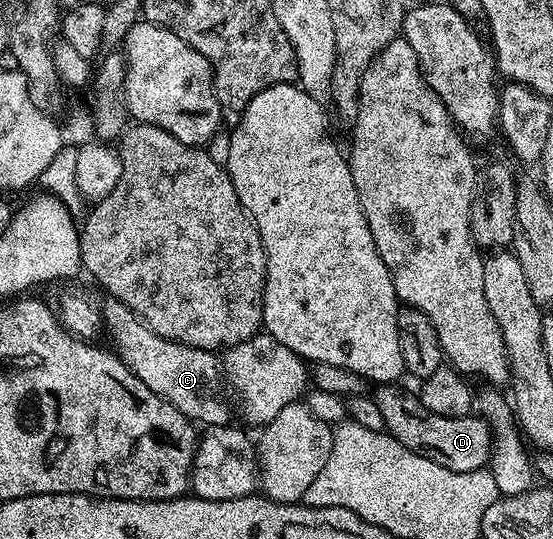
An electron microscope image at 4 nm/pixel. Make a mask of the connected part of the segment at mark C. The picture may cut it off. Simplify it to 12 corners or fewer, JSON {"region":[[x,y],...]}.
{"region":[[102,306],[115,353],[201,427],[233,421],[213,351]]}

